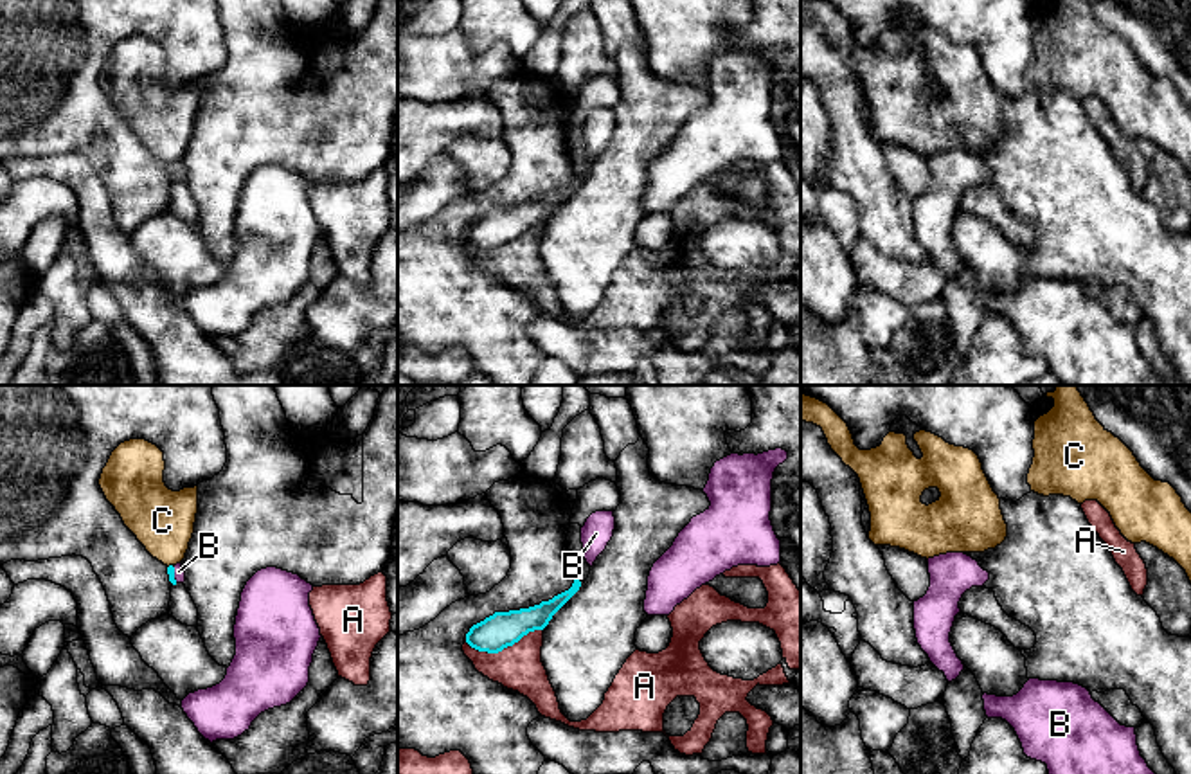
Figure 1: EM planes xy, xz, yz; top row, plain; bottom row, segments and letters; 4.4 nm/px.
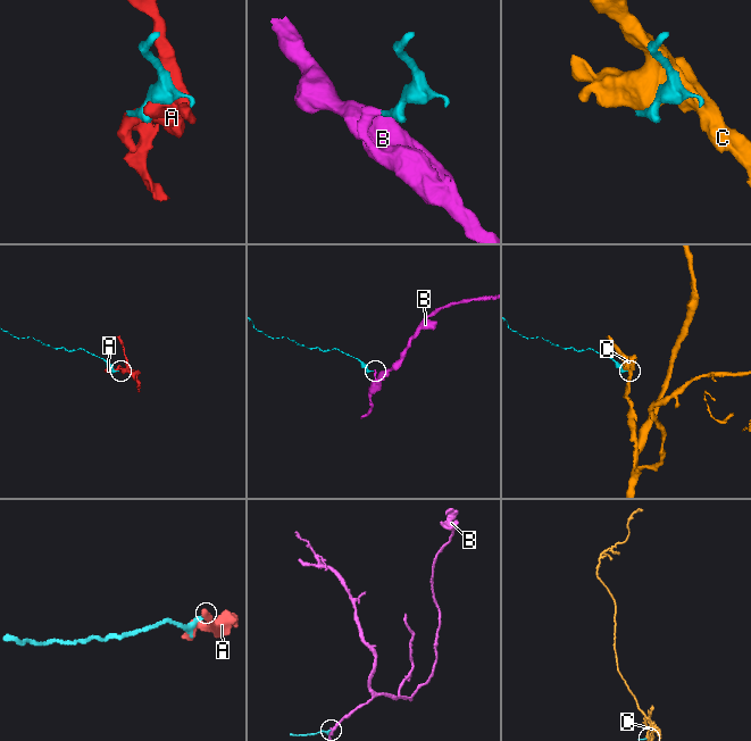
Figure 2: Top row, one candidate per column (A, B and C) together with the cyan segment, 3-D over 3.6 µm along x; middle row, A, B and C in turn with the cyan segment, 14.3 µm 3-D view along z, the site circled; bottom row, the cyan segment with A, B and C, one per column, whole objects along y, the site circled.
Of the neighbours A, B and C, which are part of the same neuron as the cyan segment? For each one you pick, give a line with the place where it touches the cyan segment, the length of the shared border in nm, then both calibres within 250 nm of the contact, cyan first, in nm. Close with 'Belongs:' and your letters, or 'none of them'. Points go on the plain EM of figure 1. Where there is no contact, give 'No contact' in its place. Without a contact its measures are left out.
B: Touches cyan at xy (173, 171). Shared border 80 nm. Thickness 30 nm (cyan) against 50 nm
Belongs: B

